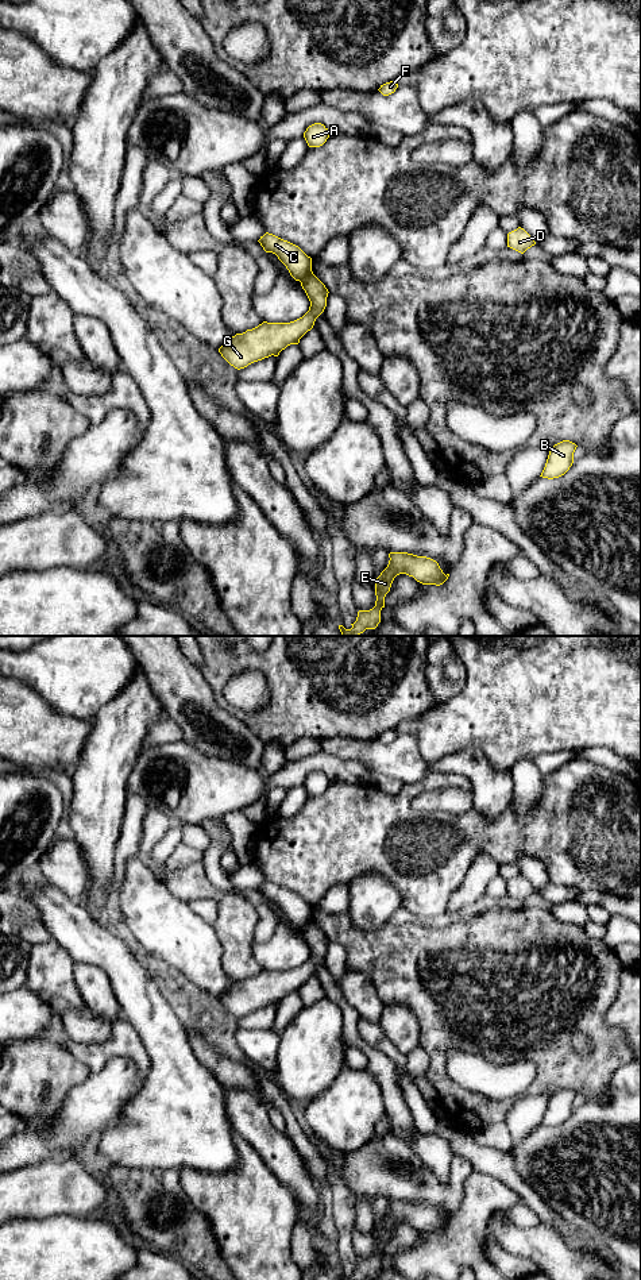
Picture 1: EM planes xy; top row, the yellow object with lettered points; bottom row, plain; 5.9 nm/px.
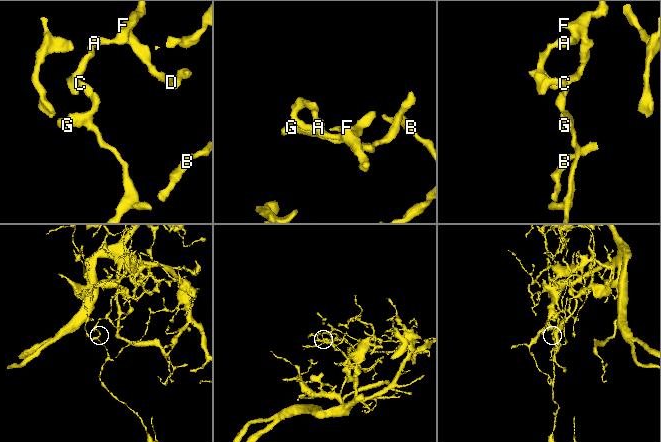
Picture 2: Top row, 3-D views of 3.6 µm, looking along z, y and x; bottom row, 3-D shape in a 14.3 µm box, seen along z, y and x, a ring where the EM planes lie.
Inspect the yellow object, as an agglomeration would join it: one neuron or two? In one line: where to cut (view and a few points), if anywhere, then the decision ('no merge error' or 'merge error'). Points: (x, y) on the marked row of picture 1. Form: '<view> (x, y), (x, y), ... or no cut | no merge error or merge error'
xy (311, 270), (300, 281) | merge error

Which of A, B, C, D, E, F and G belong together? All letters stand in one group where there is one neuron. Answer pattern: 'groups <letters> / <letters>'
groups A B C D F / E G

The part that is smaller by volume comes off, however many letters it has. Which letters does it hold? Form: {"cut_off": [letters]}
{"cut_off": ["E", "G"]}

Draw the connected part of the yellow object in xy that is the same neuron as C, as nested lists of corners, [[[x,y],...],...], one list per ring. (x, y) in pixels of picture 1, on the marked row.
[[[266,232],[258,240],[266,252],[273,252],[286,266],[296,281],[302,281],[312,271],[312,258],[298,246]]]

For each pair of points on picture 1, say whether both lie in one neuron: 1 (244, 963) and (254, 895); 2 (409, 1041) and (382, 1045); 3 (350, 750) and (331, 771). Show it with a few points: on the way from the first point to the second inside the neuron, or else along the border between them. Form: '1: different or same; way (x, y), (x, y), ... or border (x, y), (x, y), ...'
1: different; border (223, 891), (240, 894), (254, 906), (255, 935)
2: different; border (379, 1021), (386, 1036), (405, 1055)
3: different; border (321, 748), (340, 759), (358, 760), (370, 771)

